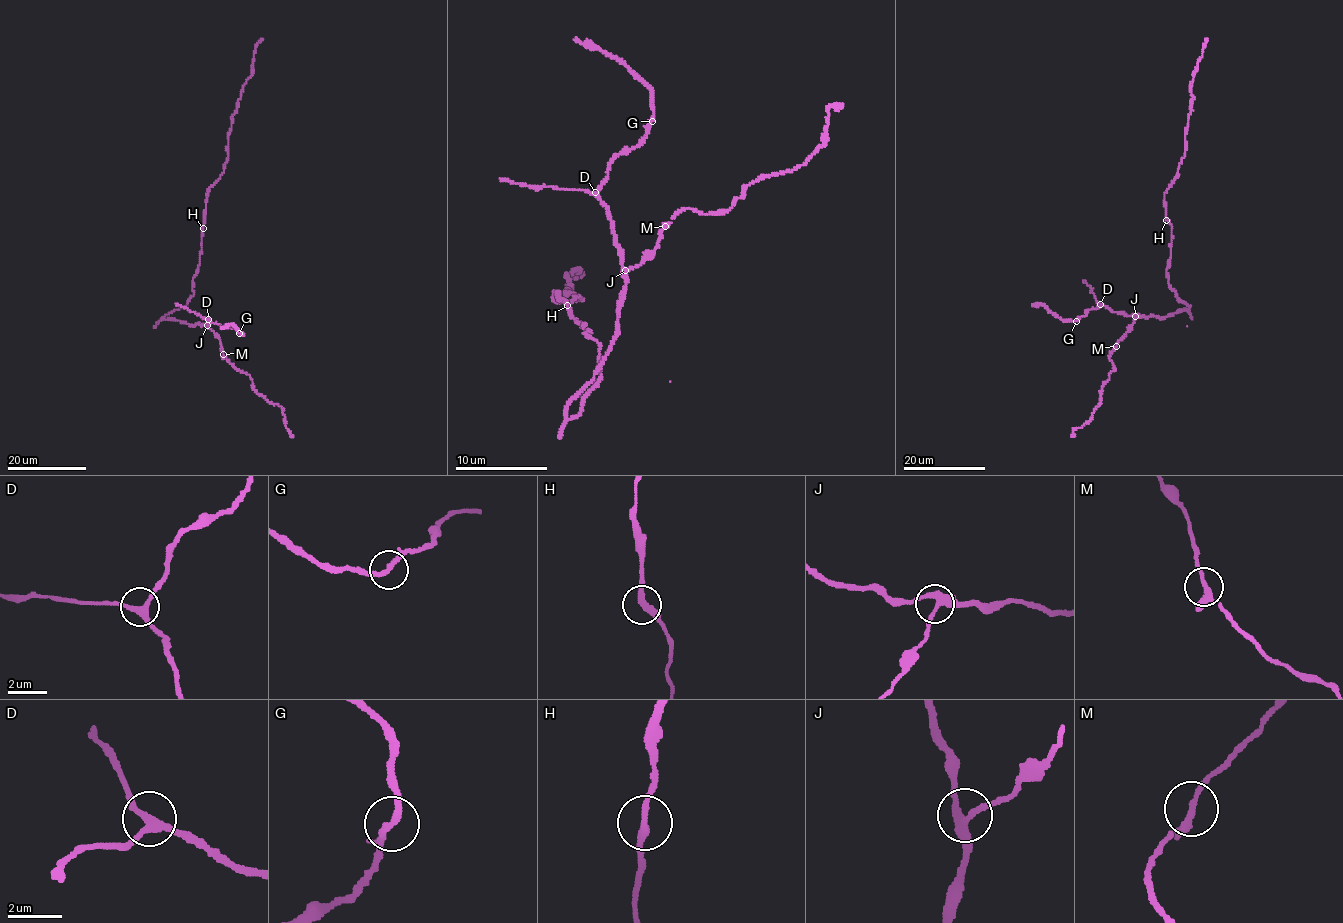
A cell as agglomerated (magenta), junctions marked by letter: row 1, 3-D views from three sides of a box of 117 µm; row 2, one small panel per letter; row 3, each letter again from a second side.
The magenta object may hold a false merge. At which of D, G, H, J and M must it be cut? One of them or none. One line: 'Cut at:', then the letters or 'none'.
Cut at: none

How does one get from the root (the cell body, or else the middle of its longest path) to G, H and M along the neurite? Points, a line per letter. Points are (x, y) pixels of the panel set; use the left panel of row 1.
G: (193, 293), (186, 306), (163, 318), (194, 325), (209, 325), (209, 320), (228, 326), (238, 333)
H: (193, 293), (203, 228)
M: (193, 293), (186, 306), (163, 318), (194, 325), (207, 325), (219, 339), (223, 354)

